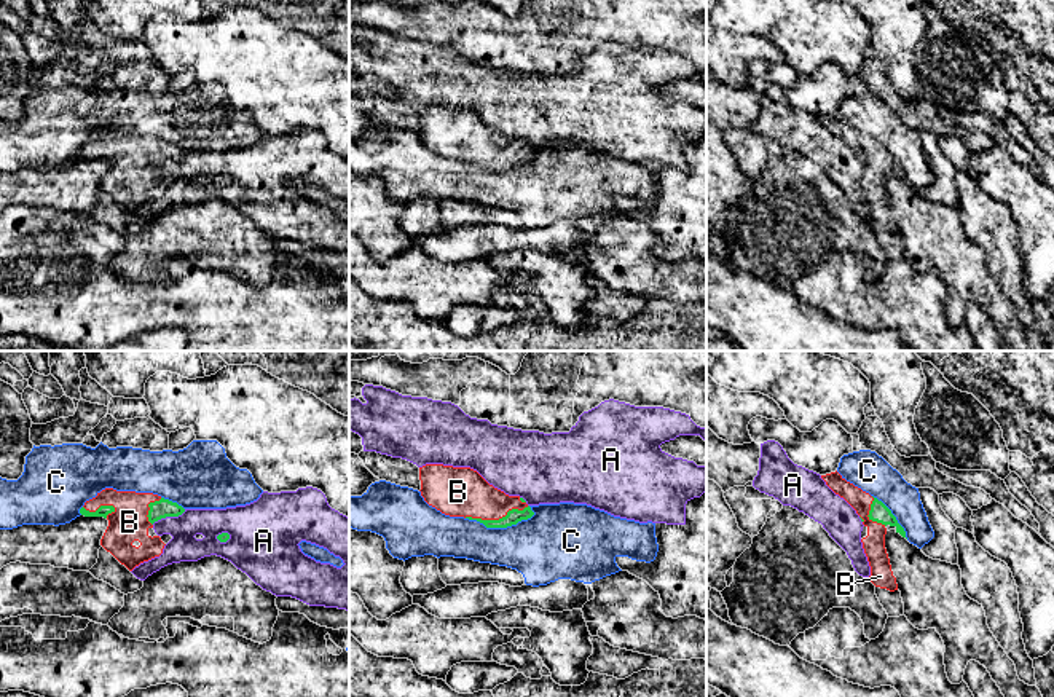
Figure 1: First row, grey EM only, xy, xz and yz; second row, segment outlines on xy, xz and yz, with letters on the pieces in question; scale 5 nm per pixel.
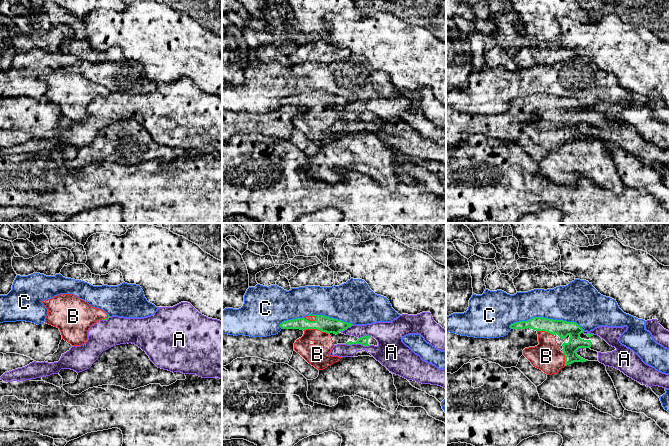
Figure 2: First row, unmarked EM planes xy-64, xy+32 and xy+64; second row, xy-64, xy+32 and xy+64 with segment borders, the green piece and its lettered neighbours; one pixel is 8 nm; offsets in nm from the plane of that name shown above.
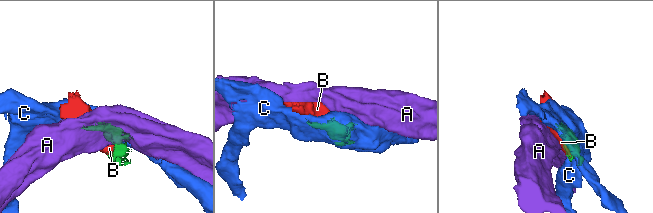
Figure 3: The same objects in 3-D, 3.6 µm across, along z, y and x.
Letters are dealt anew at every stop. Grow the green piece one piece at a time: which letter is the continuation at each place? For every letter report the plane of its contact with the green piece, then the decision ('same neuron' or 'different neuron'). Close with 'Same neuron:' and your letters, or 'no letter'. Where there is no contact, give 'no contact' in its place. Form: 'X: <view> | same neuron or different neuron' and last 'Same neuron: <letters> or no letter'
A: xy | different neuron
B: xz | same neuron
C: xz | different neuron
Same neuron: B

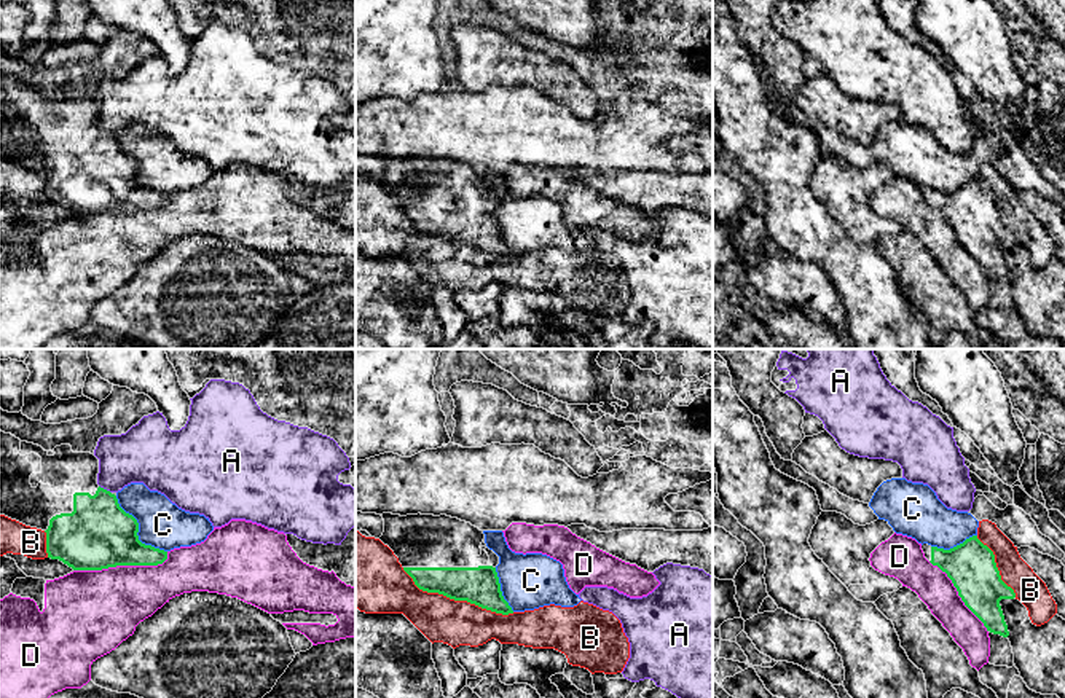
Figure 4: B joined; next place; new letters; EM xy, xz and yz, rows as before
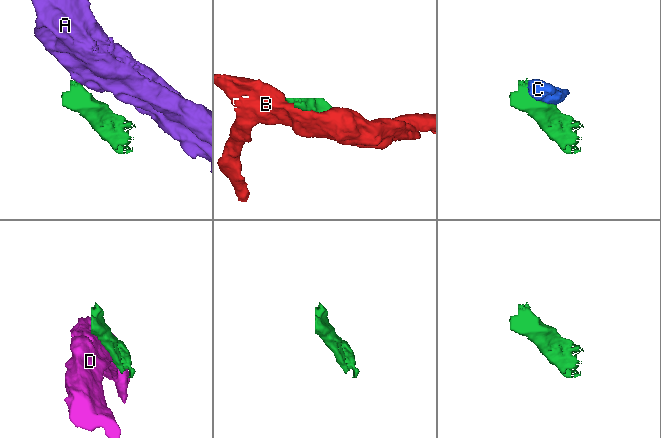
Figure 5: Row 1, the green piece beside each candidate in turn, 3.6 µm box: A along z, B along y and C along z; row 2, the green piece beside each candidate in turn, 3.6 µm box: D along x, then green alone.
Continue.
A: xy | different neuron
B: xz | different neuron
C: xy | different neuron
D: xy | different neuron
Same neuron: no letter

